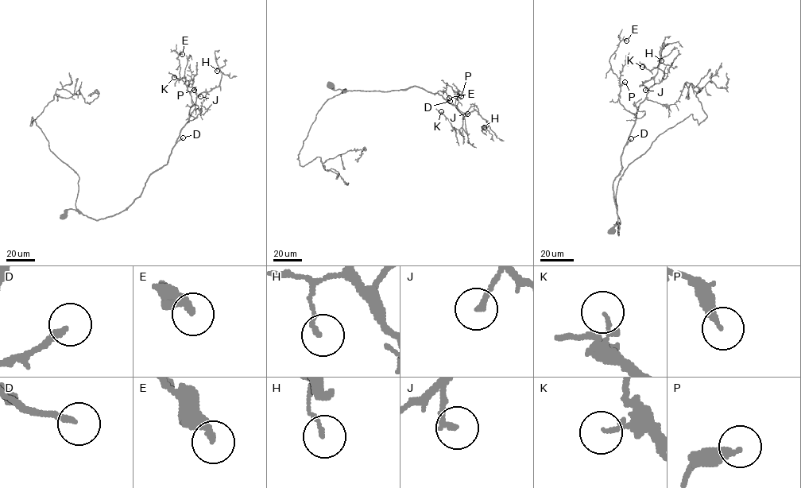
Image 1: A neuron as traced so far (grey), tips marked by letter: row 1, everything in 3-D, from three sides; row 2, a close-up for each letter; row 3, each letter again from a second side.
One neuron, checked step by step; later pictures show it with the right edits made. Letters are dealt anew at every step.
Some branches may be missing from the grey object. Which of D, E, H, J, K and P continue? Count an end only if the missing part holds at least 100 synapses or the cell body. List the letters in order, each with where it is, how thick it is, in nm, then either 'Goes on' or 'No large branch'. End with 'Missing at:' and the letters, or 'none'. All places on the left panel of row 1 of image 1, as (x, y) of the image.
D: Place: (183, 137). Thickness 200 nm. Goes on
E: Place: (182, 54). Thickness 260 nm. No large branch
H: Place: (217, 71). Thickness 120 nm. No large branch
J: Place: (200, 96). Thickness 220 nm. No large branch
K: Place: (174, 77). Thickness 180 nm. No large branch
P: Place: (194, 90). Thickness 320 nm. No large branch
Missing at: D

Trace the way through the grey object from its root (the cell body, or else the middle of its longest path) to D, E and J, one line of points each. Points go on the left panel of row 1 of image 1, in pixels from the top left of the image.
D: (63, 217), (70, 209), (96, 219), (125, 210), (141, 195), (148, 177), (167, 163), (172, 148), (183, 137)
E: (63, 217), (70, 209), (96, 219), (118, 214), (167, 163), (195, 107), (179, 76), (182, 54)
J: (63, 217), (70, 209), (96, 219), (125, 210), (141, 195), (148, 177), (167, 163), (190, 108), (200, 96)

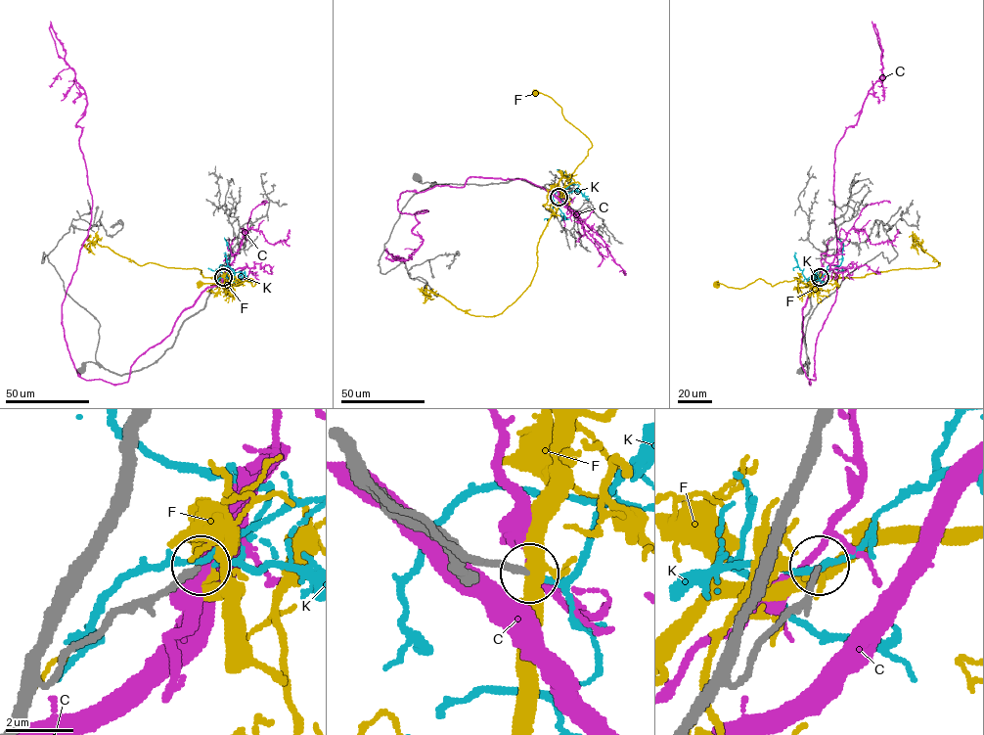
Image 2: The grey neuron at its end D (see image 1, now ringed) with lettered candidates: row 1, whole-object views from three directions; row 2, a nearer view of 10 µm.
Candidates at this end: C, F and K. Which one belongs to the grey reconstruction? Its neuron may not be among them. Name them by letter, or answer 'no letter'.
K

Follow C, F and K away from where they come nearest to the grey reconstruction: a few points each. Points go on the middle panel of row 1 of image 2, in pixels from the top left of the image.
C: (559, 196), (469, 177), (402, 192), (401, 213), (427, 210), (423, 242), (385, 248)
F: (559, 196), (564, 182), (587, 156), (592, 144), (564, 118), (559, 106), (550, 97), (536, 92)
K: (559, 197), (562, 202), (555, 204), (566, 218), (563, 220), (559, 213)

